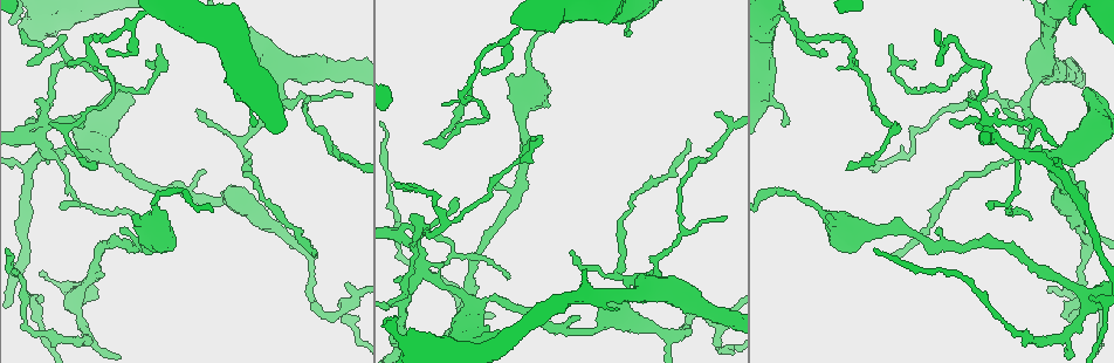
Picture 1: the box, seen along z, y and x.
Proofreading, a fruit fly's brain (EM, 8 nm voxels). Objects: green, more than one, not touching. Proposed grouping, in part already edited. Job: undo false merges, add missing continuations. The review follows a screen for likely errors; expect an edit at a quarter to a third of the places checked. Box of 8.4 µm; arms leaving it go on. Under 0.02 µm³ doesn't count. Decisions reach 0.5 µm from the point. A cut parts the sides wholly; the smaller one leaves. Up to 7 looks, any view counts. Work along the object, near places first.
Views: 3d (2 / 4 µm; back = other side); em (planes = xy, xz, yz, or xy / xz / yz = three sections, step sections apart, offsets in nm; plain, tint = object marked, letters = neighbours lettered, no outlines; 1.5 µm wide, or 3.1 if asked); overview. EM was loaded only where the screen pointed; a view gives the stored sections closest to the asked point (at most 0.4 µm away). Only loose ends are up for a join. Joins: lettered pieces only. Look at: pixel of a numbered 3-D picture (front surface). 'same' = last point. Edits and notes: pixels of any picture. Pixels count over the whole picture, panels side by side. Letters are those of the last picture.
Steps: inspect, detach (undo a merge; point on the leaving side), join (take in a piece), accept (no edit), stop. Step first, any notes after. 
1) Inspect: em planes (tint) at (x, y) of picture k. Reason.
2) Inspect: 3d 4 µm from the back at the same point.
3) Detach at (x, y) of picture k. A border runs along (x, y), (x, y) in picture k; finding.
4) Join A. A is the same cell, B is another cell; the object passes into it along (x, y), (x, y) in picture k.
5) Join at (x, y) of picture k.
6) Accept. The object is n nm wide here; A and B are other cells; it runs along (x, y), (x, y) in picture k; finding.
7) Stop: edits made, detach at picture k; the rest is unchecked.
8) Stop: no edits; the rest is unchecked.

Inspect: 3d 2 µm from the back at (499, 185) of picture 1. Free end.

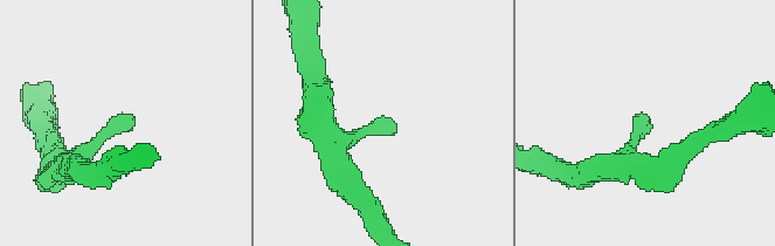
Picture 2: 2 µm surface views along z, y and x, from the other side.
Inspect: em xz step 4 (tint) at (127, 130) of picture 2.

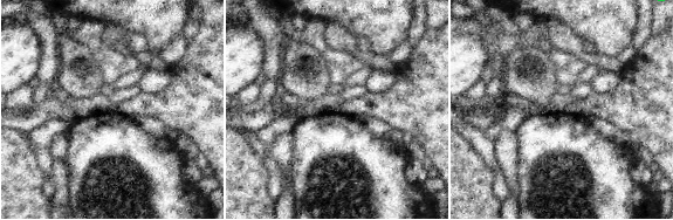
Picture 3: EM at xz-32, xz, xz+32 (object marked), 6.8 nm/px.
Inspect: em xy step 4 (letters) at the same point.

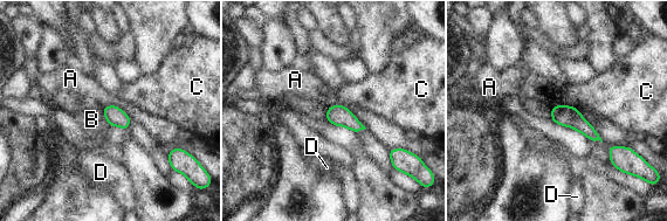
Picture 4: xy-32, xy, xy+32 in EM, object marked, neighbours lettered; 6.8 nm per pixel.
Accept. The object is 140 nm wide here; the longest contact is with B, 140 nm; A, B, C and D are other cells; none of them fits.

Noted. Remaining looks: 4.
Inspect: 3d 4 µm at (435, 197) of picture 1.

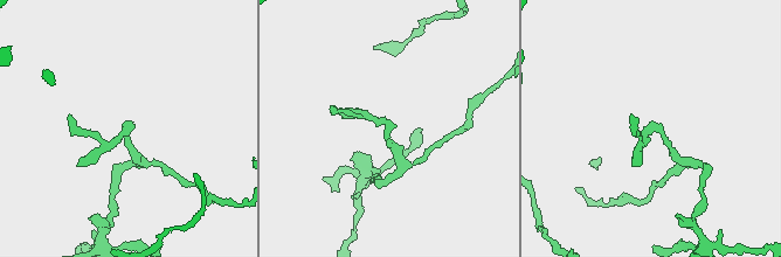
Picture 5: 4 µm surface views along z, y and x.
Inspect: em xz step 4 (tint) at (387, 126) of picture 5.

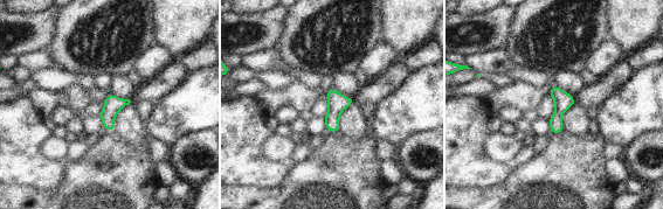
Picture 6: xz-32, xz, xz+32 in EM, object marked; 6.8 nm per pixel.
Inspect: em xy step 8 (letters) at the same point.

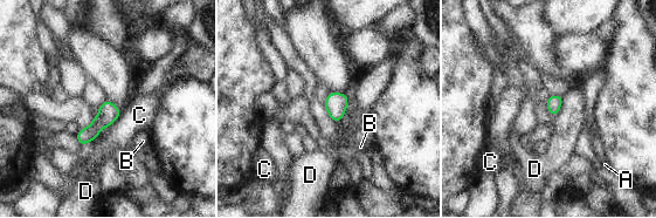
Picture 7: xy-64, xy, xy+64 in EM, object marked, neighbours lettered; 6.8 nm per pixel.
Accept. The object is 110 nm wide here; A, B, C and D are other cells; all the same neuron.

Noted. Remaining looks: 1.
Inspect: em planes (letters) at (109, 56) of picture 1.

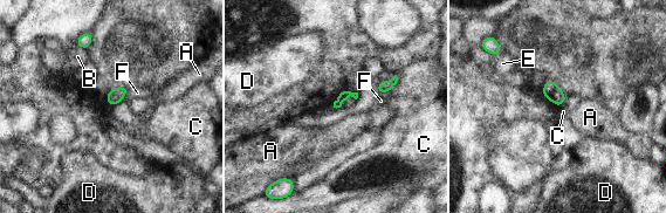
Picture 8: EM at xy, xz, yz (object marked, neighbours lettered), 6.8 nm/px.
Accept. The object is 70 nm wide here; the longest contact is with C, 150 nm; A, B, C, D, E and F are other cells; none of them fits.

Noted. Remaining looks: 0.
Stop: no edits; the rest is unchecked.

